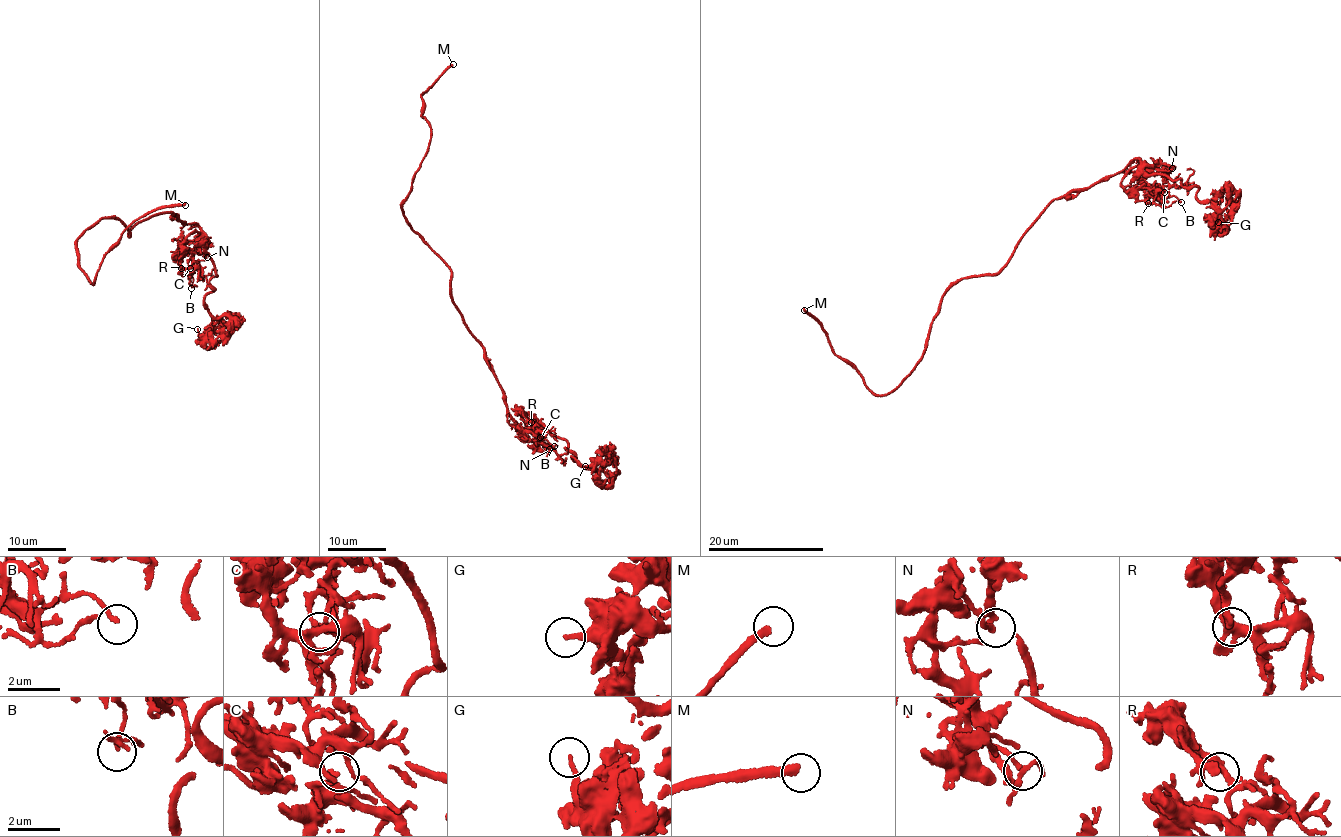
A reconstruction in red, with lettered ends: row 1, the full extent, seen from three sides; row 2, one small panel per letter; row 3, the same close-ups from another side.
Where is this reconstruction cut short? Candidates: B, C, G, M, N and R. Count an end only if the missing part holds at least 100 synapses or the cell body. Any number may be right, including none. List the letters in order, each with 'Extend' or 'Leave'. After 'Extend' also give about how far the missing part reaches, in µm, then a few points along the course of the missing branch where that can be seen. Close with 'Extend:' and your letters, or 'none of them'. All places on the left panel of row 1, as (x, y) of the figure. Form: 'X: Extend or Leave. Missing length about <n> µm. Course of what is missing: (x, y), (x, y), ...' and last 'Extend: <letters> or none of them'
B: Leave
C: Leave
G: Leave
M: Extend. Missing length about 15 µm
N: Leave
R: Leave
Extend: M

